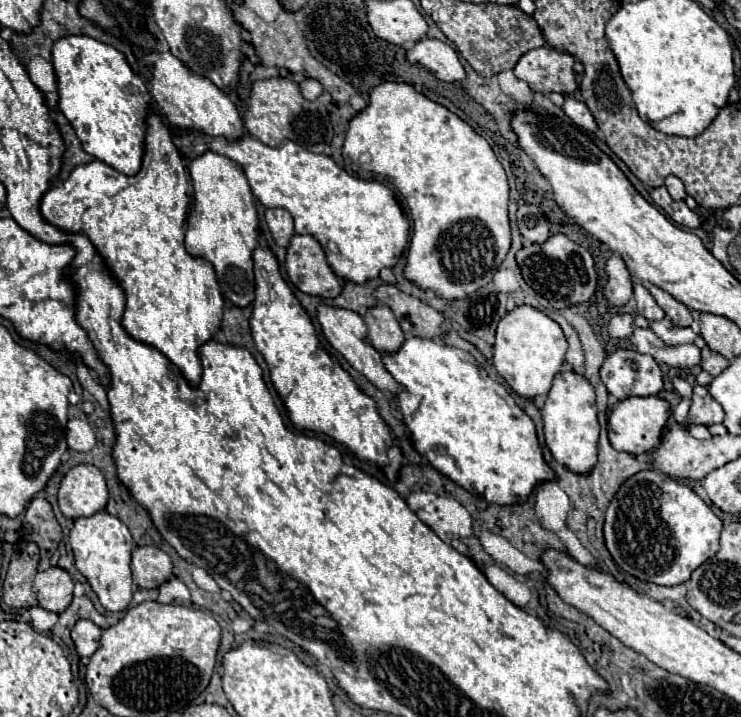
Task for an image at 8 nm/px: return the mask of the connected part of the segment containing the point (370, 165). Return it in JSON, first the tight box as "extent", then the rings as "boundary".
{"extent":[342,82,511,300],"boundary":[[[384,82],[370,94],[366,110],[350,120],[342,155],[349,172],[363,179],[373,179],[372,174],[380,174],[406,198],[412,214],[412,238],[404,268],[406,280],[444,300],[464,300],[492,280],[511,246],[508,178],[490,144],[464,120],[444,106],[430,102],[410,84]]]}

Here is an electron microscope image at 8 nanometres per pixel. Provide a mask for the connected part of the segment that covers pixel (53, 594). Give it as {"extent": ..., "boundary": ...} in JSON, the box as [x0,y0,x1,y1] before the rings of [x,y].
{"extent":[34,568,74,612],"boundary":[[[48,568],[38,572],[34,578],[34,594],[38,604],[50,612],[64,612],[72,602],[74,582],[70,574],[62,568]]]}

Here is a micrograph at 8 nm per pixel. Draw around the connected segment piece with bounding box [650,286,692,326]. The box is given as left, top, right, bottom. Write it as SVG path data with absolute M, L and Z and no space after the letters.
M650 286L650 294L658 302L658 306L666 312L666 316L672 320L672 324L676 324L676 326L690 326L692 324L692 314L682 302L674 300L668 292L664 292L658 286Z

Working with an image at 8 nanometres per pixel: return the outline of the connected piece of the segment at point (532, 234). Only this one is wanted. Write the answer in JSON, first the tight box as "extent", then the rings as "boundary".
{"extent":[516,204,550,244],"boundary":[[[520,204],[518,206],[518,212],[516,212],[516,222],[518,222],[520,234],[526,240],[534,242],[534,244],[542,244],[550,236],[548,220],[546,220],[546,216],[542,214],[542,210],[538,206]]]}

